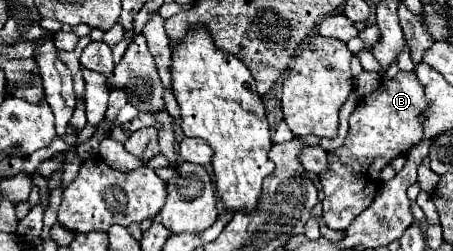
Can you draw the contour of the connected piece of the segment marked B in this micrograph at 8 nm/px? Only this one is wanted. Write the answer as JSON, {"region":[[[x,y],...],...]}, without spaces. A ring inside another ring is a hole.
{"region":[[[400,71],[386,87],[360,99],[350,115],[350,129],[340,149],[328,153],[328,173],[320,175],[324,191],[324,223],[330,229],[348,227],[376,197],[380,189],[380,169],[392,159],[404,155],[410,145],[422,139],[420,115],[428,107],[424,87],[420,87],[414,73]]]}

